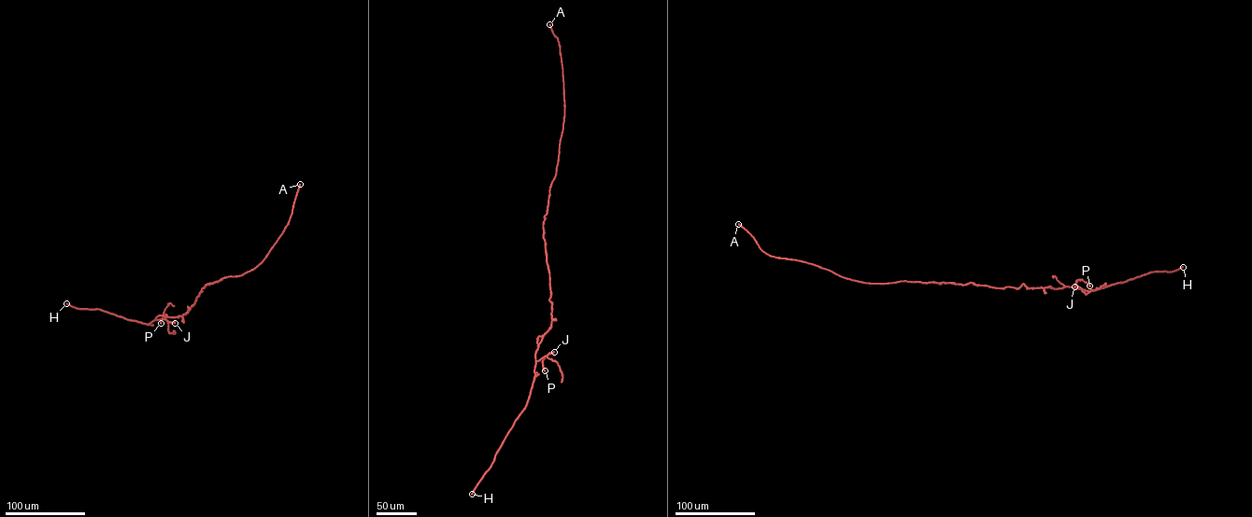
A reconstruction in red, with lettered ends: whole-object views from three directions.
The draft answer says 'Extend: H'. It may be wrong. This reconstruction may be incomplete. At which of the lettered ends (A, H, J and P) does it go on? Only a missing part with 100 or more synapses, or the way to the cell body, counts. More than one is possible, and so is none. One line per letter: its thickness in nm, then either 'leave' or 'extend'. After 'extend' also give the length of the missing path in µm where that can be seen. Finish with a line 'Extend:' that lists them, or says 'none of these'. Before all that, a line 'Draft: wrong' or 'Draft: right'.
Draft: wrong
A: calibre 480 nm; extend; missing 130 µm
H: calibre 400 nm; leave
J: calibre 500 nm; leave
P: calibre 700 nm; leave
Extend: A

